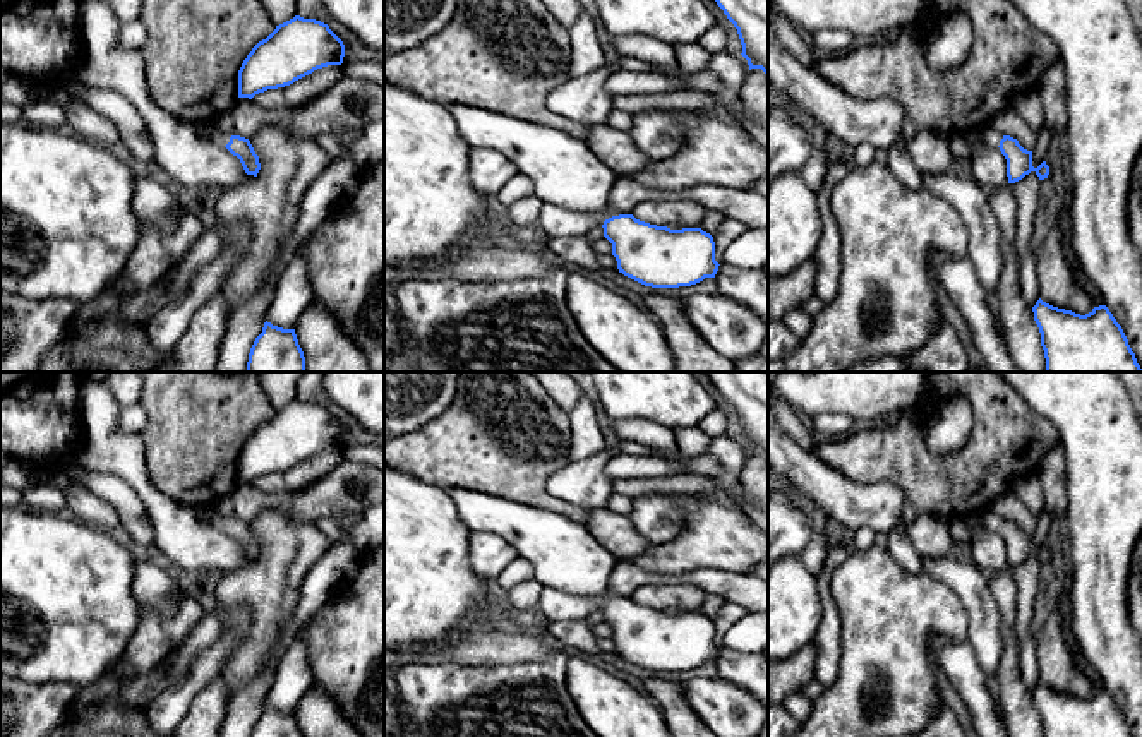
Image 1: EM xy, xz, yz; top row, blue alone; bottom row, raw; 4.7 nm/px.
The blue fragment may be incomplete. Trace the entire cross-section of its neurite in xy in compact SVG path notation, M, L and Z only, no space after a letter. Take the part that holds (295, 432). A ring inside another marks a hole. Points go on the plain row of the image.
M293 403L259 425L238 454L238 482L252 483L267 473L278 473L328 449L341 449L343 425L328 408L316 403Z

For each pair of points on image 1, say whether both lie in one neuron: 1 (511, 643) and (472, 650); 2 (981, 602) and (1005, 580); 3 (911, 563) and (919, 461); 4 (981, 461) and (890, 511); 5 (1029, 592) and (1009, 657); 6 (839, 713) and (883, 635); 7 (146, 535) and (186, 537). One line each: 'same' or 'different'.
1: same
2: different
3: different
4: different
5: different
6: same
7: different

